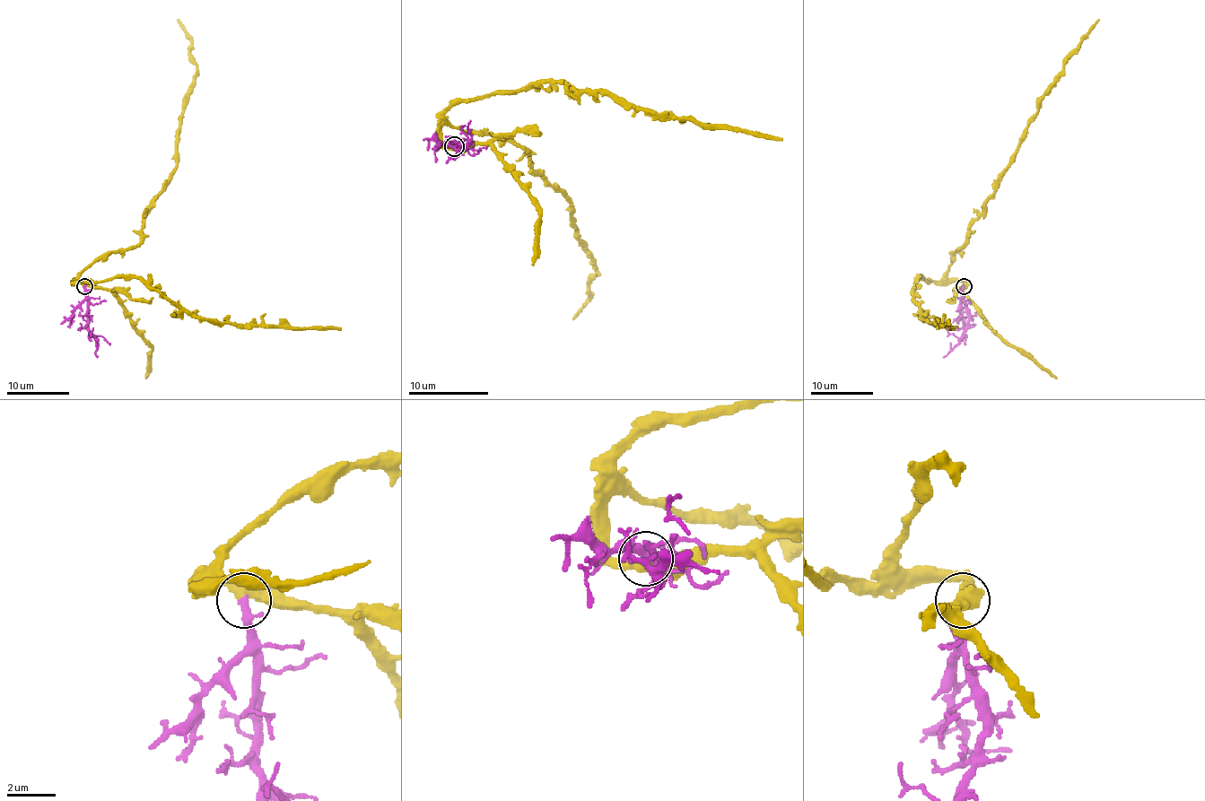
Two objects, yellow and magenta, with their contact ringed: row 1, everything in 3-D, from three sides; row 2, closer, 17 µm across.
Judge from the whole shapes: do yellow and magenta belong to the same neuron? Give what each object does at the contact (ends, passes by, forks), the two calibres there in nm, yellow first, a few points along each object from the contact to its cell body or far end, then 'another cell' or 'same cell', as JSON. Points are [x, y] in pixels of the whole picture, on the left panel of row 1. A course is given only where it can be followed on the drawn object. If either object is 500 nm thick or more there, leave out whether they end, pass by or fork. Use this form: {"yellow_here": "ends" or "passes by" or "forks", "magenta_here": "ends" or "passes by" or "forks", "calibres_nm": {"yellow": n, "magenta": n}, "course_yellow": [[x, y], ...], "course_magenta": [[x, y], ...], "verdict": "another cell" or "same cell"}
{"yellow_here": "passes by", "magenta_here": "passes by", "calibres_nm": {"yellow": 420, "magenta": 240}, "course_yellow": [[84, 286], [74, 280], [95, 261], [140, 240], [142, 217], [176, 166], [182, 99], [196, 68], [178, 20]], "course_magenta": [[84, 286], [87, 328], [98, 345], [95, 354], [98, 356]], "verdict": "another cell"}

